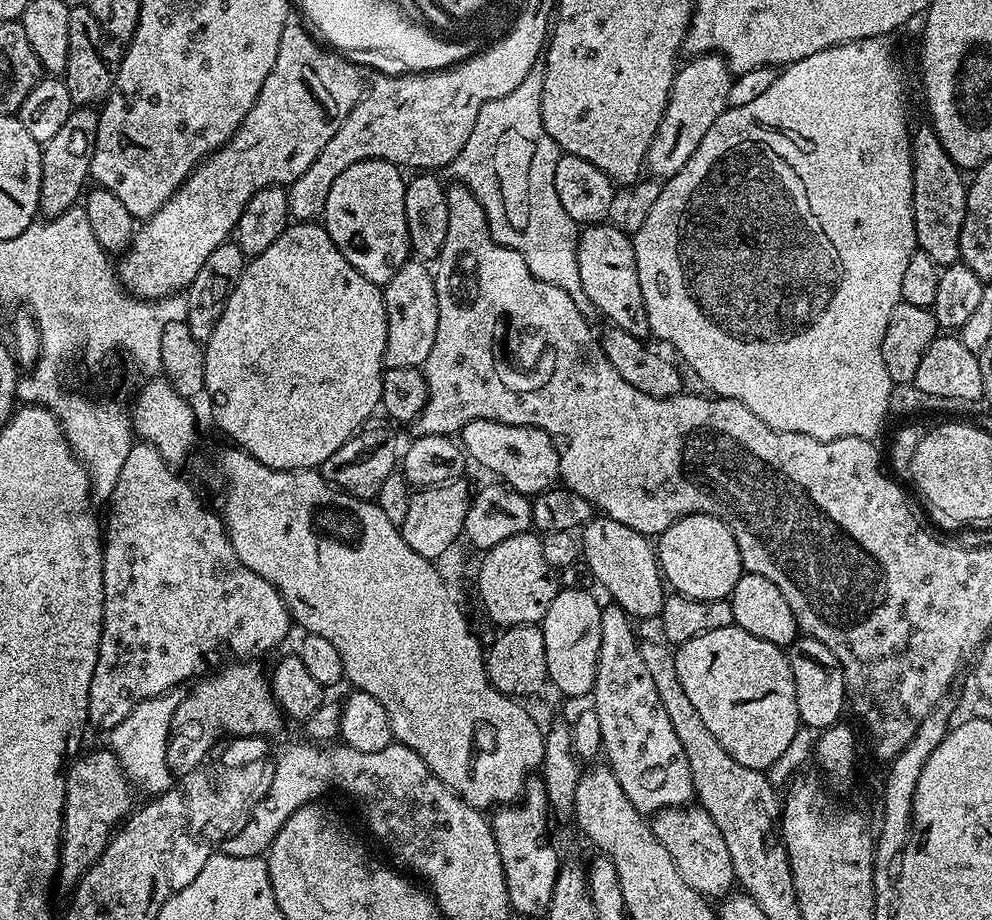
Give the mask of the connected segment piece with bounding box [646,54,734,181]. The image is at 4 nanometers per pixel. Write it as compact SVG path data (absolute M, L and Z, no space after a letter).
M719 54L694 56L687 62L689 64L681 63L676 69L676 77L668 92L668 105L648 151L647 171L652 171L649 173L661 181L669 180L678 174L678 170L682 170L682 166L686 166L690 154L698 150L698 142L706 138L706 130L710 130L710 126L714 126L718 117L729 108L734 73L724 57Z

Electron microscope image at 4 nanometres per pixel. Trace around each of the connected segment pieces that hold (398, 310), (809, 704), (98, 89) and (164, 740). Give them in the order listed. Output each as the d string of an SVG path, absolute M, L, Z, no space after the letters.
M420 262L403 264L390 278L388 284L383 285L384 305L388 319L388 333L386 334L386 350L384 351L384 366L389 368L420 368L426 362L430 349L434 347L434 334L438 330L438 298L436 297L436 282L431 271L424 268Z
M806 635L793 640L786 655L790 662L790 670L794 674L794 690L798 698L801 725L813 730L823 730L837 723L843 717L840 715L846 712L844 671L838 658L834 658L834 654L830 654L830 650L822 646L822 642Z
M86 6L69 7L70 14L70 54L62 79L70 98L76 106L96 106L103 102L114 86L114 78L120 69L122 48L113 37L105 32L94 14Z
M165 694L144 700L138 706L134 706L134 710L130 710L130 714L126 714L126 718L122 718L122 722L118 722L116 728L111 729L110 751L116 755L129 781L139 791L142 789L148 792L147 795L160 795L169 791L173 785L170 776L172 768L168 763L168 731L174 710L179 704L180 696L176 694Z

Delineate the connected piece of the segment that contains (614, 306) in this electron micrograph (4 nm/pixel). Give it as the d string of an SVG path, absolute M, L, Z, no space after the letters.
M607 222L602 224L589 224L580 232L578 238L578 274L582 277L582 290L586 294L586 298L590 298L590 302L596 307L597 313L601 317L608 319L607 323L614 328L626 330L626 334L634 334L641 338L649 335L648 319L646 318L646 302L642 298L642 286L638 286L638 266L636 265L636 255L634 254L634 246L632 245L633 237L629 233L618 230L613 224Z

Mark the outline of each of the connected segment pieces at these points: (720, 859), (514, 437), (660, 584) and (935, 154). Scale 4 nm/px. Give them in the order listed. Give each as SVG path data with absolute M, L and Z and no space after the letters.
M663 808L651 817L650 823L652 833L658 838L658 842L662 842L670 858L674 858L678 874L682 874L682 878L695 892L705 898L713 898L712 896L719 897L727 893L733 887L736 875L730 862L730 850L726 850L722 830L714 826L714 818L710 818L710 814L706 814L703 808Z
M475 420L466 422L466 426L458 434L459 443L466 453L467 459L476 464L481 464L488 472L493 472L493 477L502 478L503 483L516 492L521 492L529 498L536 496L539 492L549 491L557 483L560 467L556 457L556 447L550 438L541 428L530 426L510 426L493 420Z
M596 514L579 529L578 539L583 563L588 563L593 578L612 595L609 596L611 603L637 621L659 617L666 599L666 584L649 537L638 534L638 530L630 530L630 526L622 526L622 522L614 522L614 518Z
M931 123L913 127L912 137L912 217L916 231L916 247L930 256L941 270L960 260L960 235L966 218L966 180L946 154Z

